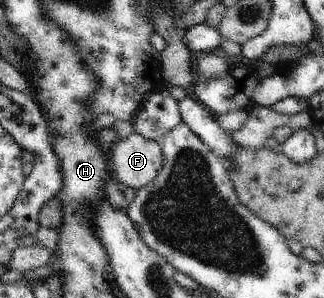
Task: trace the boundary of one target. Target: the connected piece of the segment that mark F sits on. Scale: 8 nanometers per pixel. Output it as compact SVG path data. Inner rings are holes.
M132 133L124 140L118 141L109 153L109 167L113 178L122 187L131 187L135 191L151 184L163 164L163 152L160 142L145 139Z

